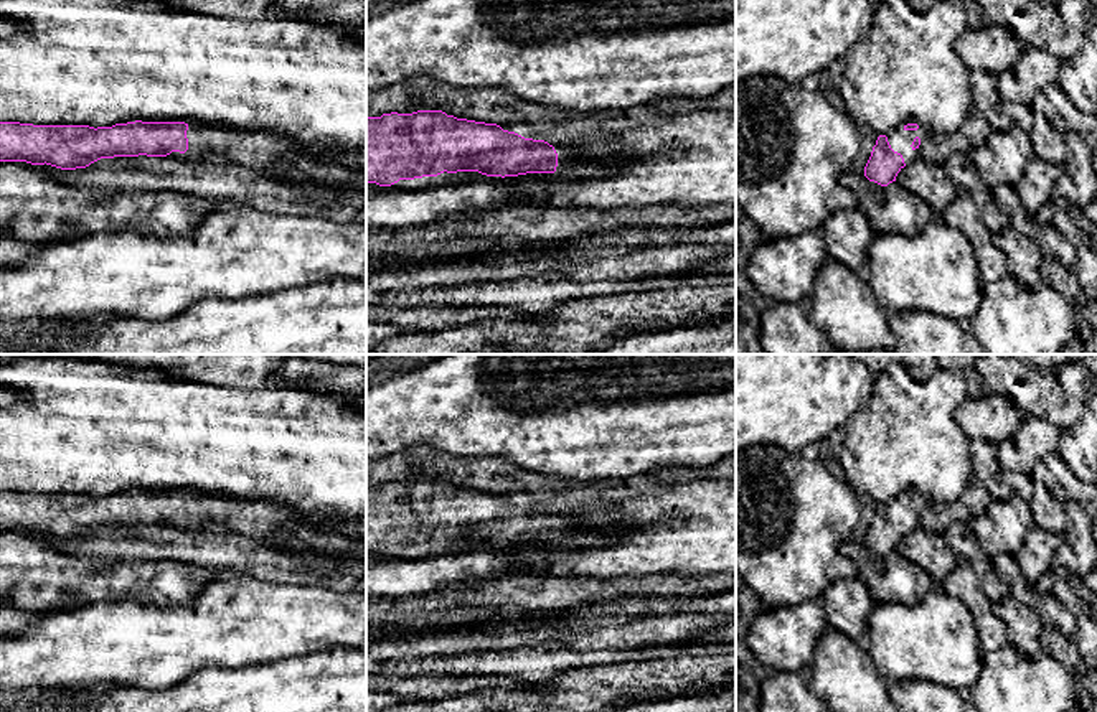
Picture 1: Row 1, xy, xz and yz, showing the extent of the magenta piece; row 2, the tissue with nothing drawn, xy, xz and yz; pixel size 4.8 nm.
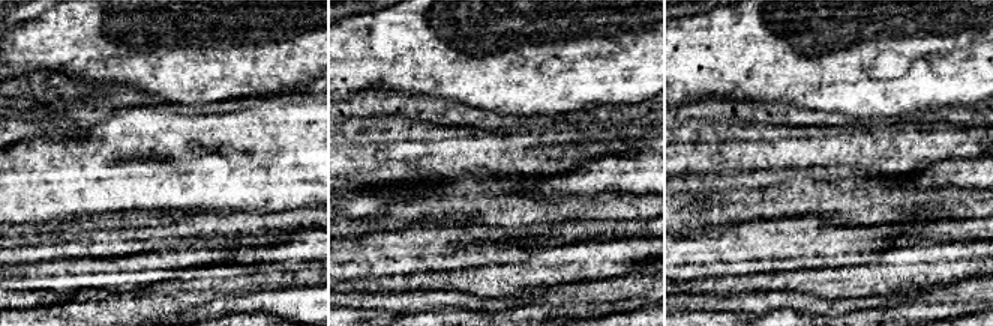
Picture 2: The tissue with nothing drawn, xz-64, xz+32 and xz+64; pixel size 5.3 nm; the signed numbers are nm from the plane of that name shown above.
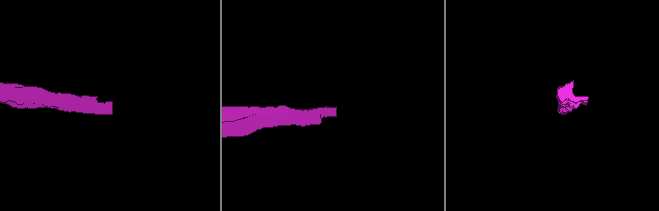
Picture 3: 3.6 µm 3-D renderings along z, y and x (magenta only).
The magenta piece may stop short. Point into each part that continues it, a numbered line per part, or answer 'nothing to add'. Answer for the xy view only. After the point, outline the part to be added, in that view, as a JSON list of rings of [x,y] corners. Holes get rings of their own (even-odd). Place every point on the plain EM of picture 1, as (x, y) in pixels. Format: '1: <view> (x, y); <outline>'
1: xy (253, 518); [[[190,491],[185,493],[188,494],[188,519],[185,522],[172,521],[170,526],[188,531],[221,527],[252,539],[297,542],[304,547],[299,554],[307,560],[318,562],[322,567],[366,560],[366,519],[315,521],[266,499],[236,499]],[[295,521],[307,521],[323,532],[337,532],[343,536],[348,544],[338,552],[328,552],[325,549],[318,550],[302,544],[297,536],[287,529],[287,524]]]

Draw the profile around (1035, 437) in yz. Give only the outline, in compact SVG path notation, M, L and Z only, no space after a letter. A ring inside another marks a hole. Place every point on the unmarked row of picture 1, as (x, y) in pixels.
M1023 414L1018 430L998 443L1000 468L1031 475L1046 455L1059 452L1061 432L1048 420Z

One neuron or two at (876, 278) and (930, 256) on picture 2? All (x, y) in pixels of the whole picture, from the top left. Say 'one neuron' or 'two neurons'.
one neuron

